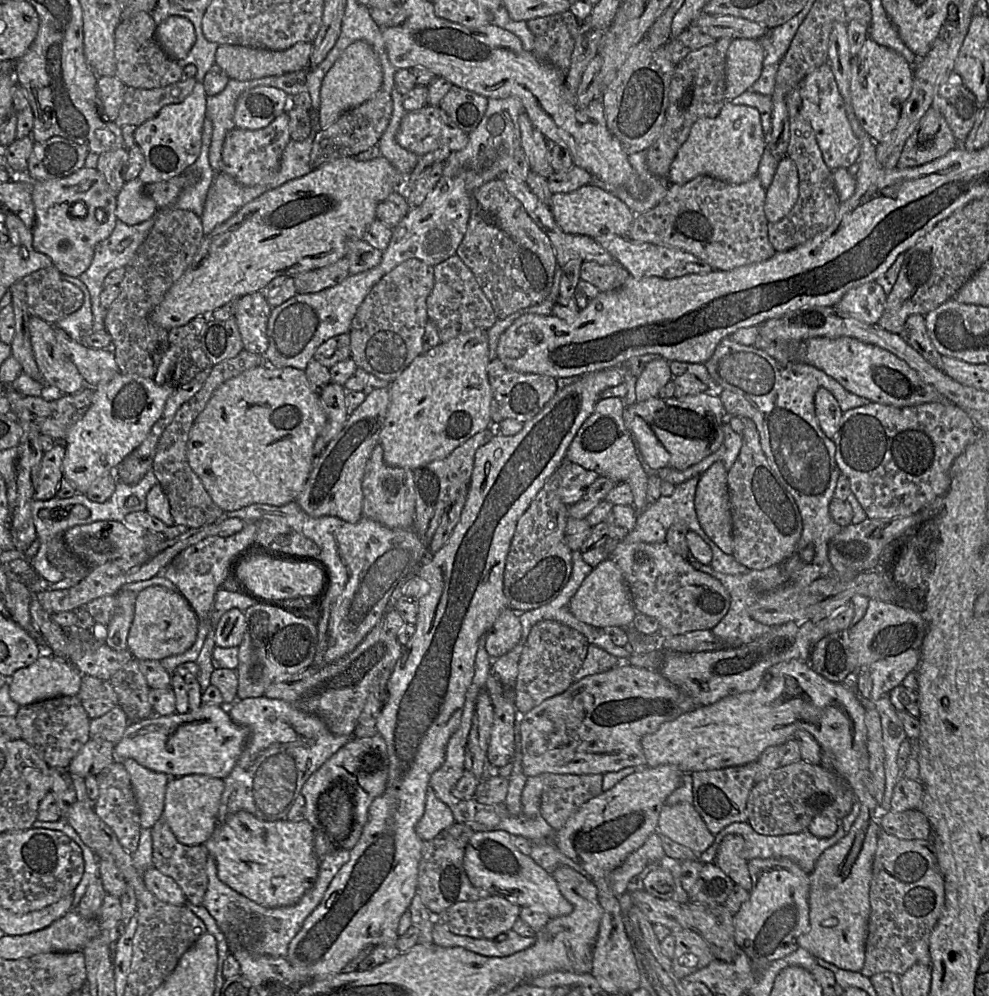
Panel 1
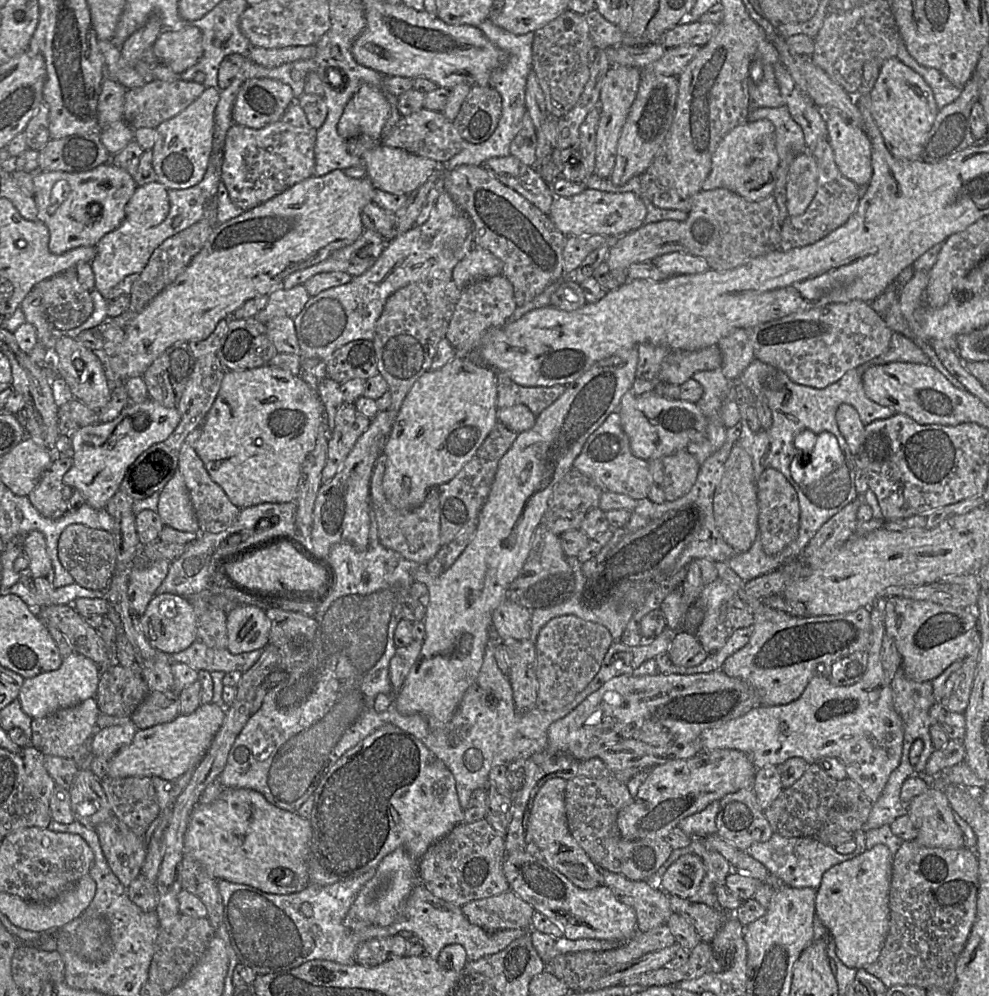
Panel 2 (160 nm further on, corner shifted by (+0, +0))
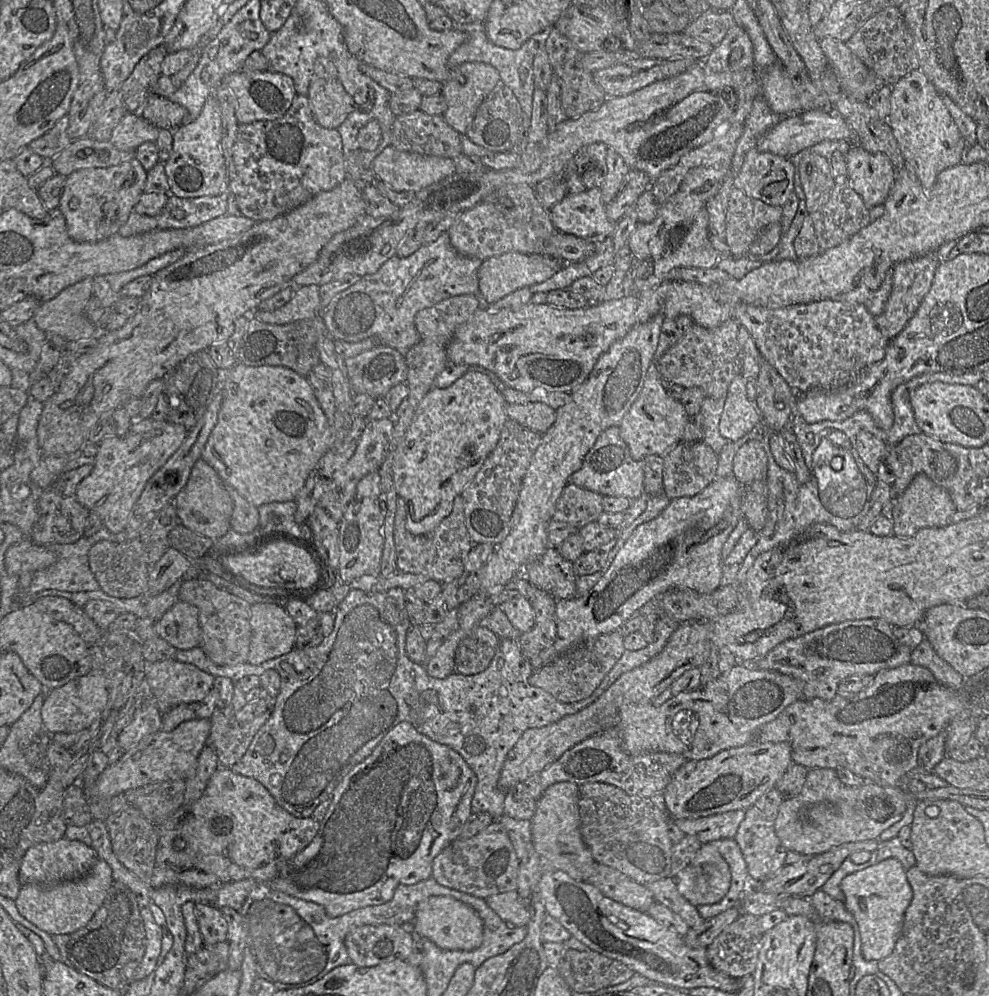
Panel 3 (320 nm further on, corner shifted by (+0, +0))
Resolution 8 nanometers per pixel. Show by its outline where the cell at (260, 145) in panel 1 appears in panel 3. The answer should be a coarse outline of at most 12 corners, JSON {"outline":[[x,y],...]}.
{"outline":[[296,94],[239,124],[229,192],[274,219],[346,178],[341,135]]}

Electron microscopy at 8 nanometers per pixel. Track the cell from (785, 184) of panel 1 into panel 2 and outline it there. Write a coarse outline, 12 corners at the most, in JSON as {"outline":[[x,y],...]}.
{"outline":[[809,152],[790,163],[789,216],[803,214],[817,191],[818,167]]}

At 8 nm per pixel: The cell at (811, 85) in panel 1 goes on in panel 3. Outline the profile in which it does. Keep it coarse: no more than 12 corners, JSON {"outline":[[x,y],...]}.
{"outline":[[853,145],[849,184],[867,208],[883,205],[895,180],[884,154]]}

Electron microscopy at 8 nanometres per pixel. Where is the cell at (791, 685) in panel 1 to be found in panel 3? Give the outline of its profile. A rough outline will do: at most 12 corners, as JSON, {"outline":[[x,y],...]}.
{"outline":[[930,670],[797,700],[755,742],[795,764],[899,785],[973,711]]}

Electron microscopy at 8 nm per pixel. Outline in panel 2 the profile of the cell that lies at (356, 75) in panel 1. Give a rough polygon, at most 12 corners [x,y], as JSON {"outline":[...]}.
{"outline":[[363,84],[345,106],[338,133],[381,140],[390,105]]}

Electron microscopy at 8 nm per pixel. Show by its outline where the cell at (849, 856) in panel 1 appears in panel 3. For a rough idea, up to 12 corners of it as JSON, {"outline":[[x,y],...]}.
{"outline":[[887,858],[843,878],[864,959],[889,956],[913,897]]}

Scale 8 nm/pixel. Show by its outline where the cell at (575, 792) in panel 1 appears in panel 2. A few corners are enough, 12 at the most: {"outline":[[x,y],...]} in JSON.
{"outline":[[614,777],[567,781],[569,831],[594,864],[646,881],[673,852],[623,839],[633,800]]}

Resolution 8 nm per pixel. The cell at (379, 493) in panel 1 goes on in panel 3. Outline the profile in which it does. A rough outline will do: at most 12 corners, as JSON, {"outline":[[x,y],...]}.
{"outline":[[398,497],[394,545],[398,571],[449,583],[474,544],[464,502],[432,531],[413,535]]}

